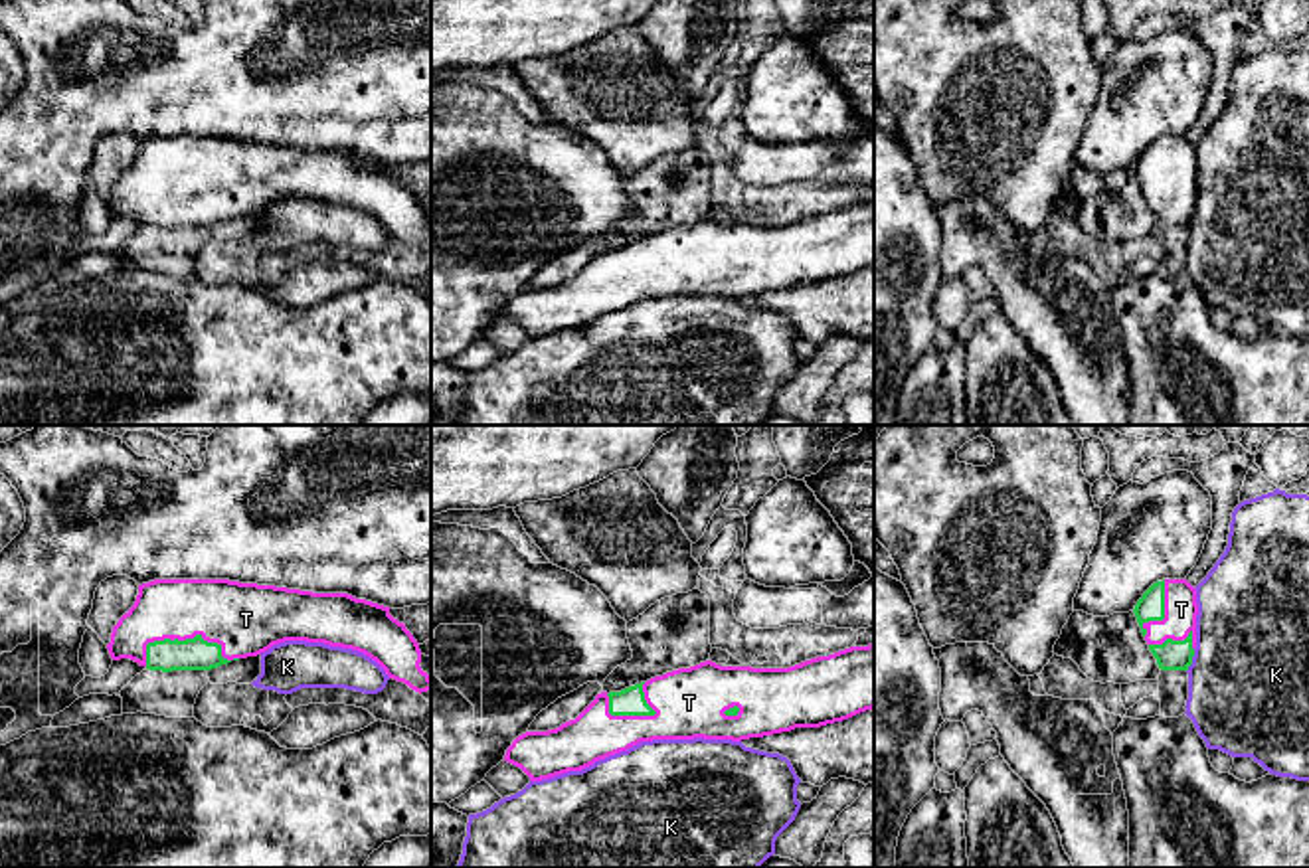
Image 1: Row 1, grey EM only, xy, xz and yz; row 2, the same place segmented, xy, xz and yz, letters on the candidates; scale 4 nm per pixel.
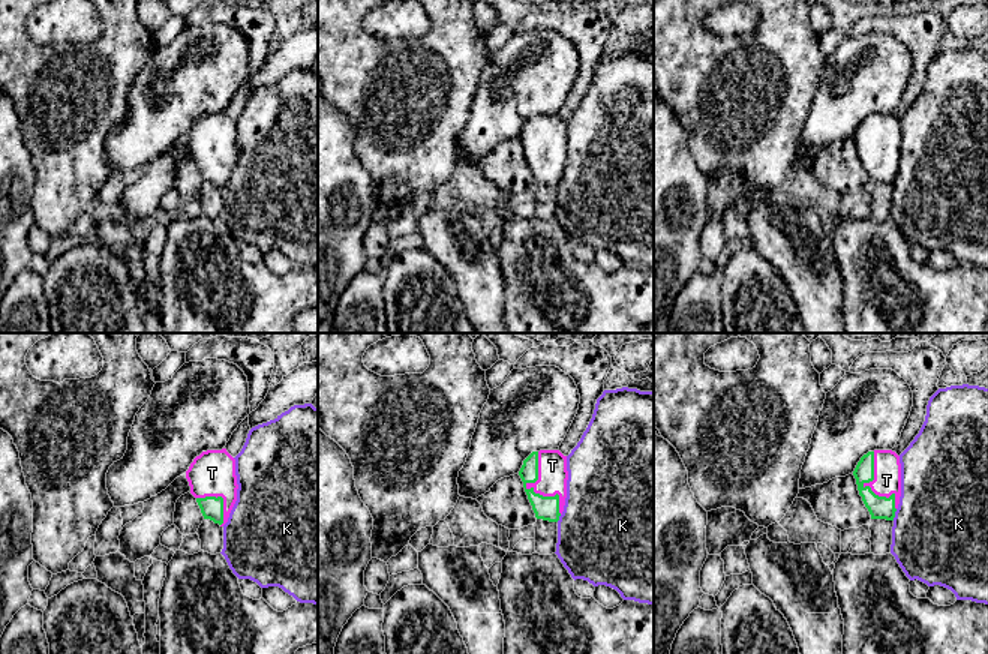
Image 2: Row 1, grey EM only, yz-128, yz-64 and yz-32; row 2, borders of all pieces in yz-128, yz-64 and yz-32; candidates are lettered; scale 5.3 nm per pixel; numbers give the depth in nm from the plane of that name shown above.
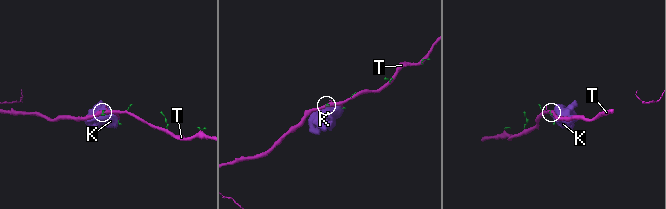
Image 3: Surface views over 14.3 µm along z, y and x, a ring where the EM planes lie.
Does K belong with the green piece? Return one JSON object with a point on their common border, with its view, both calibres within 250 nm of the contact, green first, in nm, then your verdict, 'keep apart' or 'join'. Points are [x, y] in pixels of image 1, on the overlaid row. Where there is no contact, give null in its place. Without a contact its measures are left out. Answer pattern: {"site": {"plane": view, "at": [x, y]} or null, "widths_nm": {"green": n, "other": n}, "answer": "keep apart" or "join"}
{"site": {"plane": "yz", "at": [1191, 661]}, "widths_nm": {"green": 130, "other": 500}, "answer": "keep apart"}

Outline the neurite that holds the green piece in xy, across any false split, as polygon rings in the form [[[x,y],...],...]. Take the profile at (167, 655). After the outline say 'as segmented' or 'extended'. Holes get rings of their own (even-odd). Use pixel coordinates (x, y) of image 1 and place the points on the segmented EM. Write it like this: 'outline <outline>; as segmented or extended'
outline [[[154,579],[138,585],[134,605],[113,627],[107,645],[113,660],[131,658],[148,670],[212,670],[231,660],[257,656],[285,641],[324,643],[352,649],[376,660],[390,678],[415,692],[431,690],[431,678],[421,670],[421,651],[403,623],[390,615],[390,607],[356,599],[348,593],[312,593],[275,585],[239,583],[229,579]]]; extended

